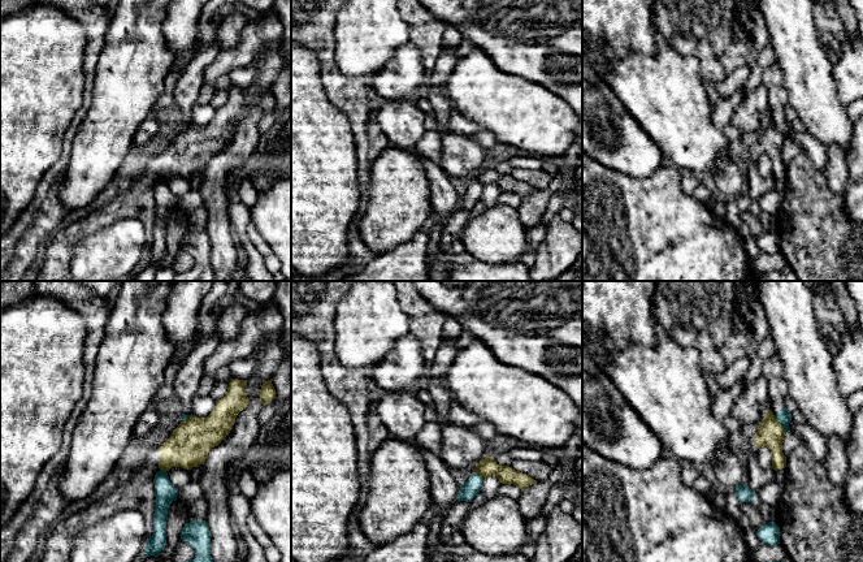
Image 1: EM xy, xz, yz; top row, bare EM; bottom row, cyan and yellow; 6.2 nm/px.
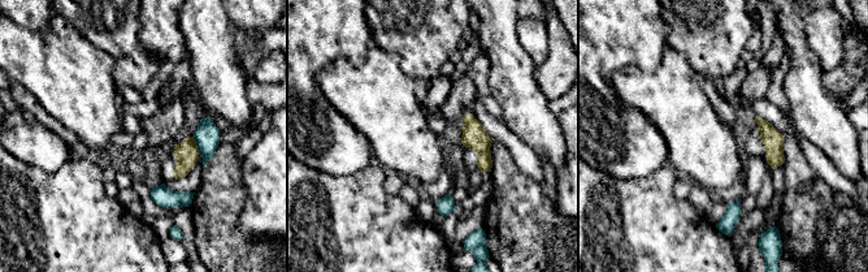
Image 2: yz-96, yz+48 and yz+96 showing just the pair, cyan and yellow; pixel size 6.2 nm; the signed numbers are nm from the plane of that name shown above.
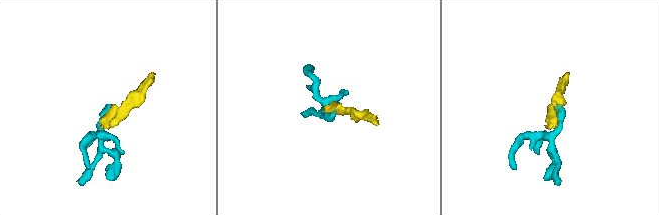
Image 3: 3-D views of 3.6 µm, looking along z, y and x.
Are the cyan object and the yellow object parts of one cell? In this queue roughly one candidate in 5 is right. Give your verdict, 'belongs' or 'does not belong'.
does not belong

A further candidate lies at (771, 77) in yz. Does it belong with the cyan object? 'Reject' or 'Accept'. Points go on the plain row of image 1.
Accept

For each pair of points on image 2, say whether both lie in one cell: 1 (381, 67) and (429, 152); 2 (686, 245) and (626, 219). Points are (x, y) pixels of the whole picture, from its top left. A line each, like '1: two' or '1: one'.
1: one
2: one

